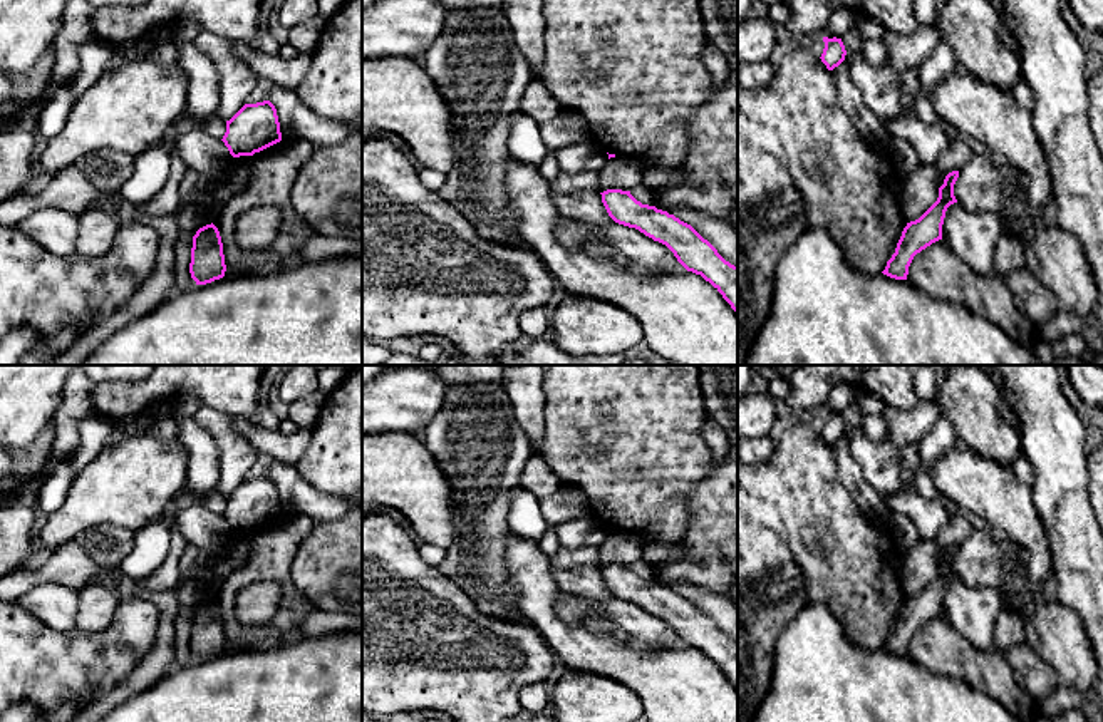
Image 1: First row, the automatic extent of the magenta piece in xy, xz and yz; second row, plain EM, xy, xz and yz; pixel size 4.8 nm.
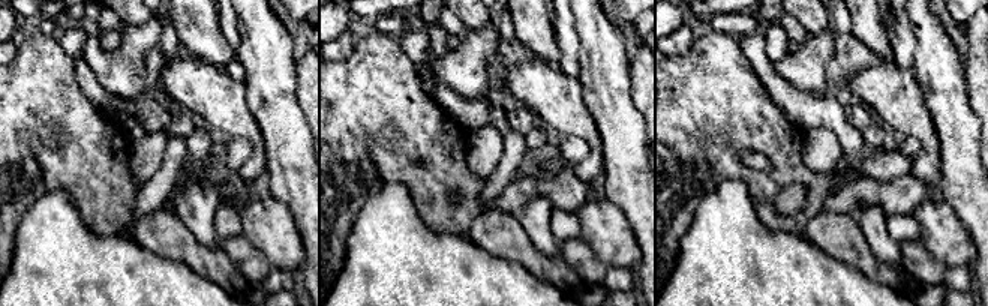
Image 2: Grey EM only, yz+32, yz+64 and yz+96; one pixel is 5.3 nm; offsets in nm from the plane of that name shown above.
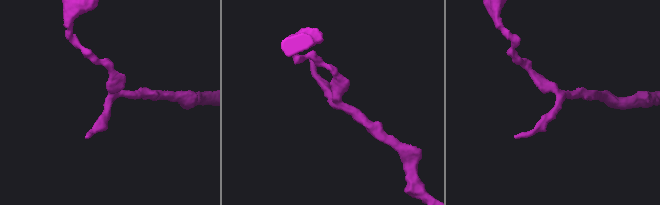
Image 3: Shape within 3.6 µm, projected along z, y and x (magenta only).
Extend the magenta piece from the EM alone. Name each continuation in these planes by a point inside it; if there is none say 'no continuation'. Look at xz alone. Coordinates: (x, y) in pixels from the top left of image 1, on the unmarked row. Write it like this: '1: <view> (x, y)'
no continuation

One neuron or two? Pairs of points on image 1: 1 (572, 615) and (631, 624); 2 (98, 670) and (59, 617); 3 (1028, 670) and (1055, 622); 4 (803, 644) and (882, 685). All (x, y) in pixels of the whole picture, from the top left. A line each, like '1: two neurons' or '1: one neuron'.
1: one neuron
2: two neurons
3: two neurons
4: one neuron

